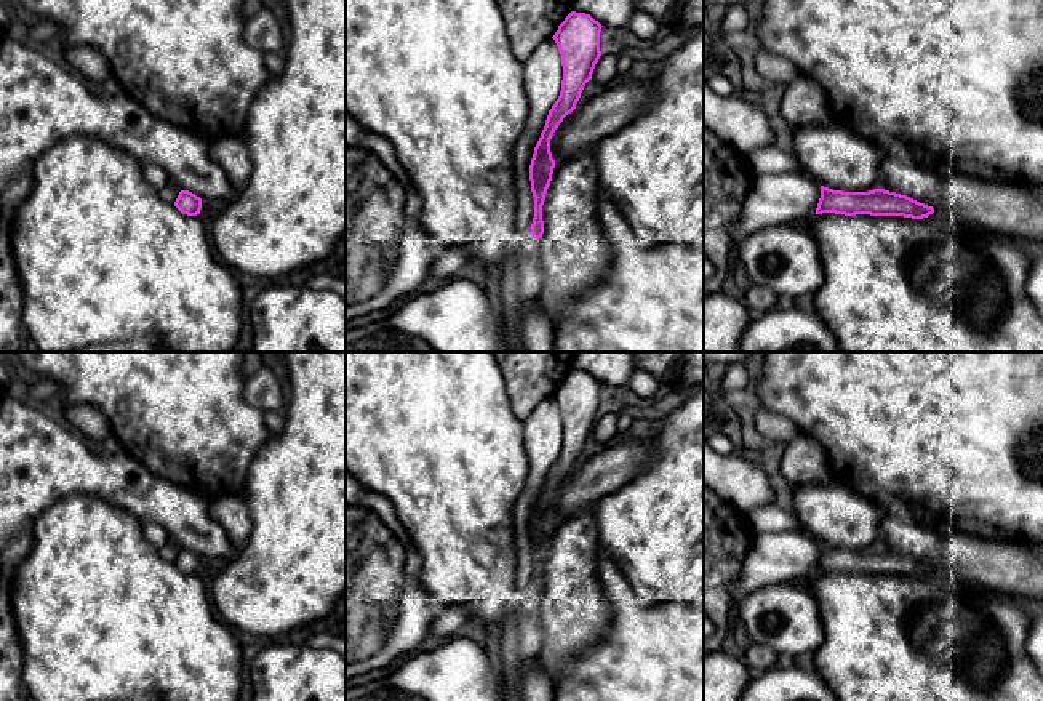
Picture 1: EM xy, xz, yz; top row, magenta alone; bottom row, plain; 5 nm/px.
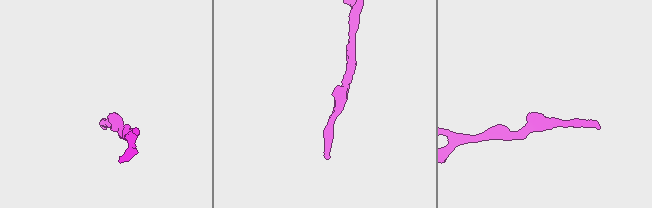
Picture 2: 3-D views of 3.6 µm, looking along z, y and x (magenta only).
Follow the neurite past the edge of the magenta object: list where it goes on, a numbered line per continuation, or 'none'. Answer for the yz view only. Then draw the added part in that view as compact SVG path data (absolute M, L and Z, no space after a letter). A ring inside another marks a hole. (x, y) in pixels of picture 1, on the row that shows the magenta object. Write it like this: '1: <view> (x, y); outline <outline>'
none

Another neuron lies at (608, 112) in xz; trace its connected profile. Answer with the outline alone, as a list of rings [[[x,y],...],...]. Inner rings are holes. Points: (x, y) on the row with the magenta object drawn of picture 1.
[[[627,80],[568,114],[550,139],[555,162],[577,155],[622,130],[640,112],[649,110],[656,91],[651,80]]]

